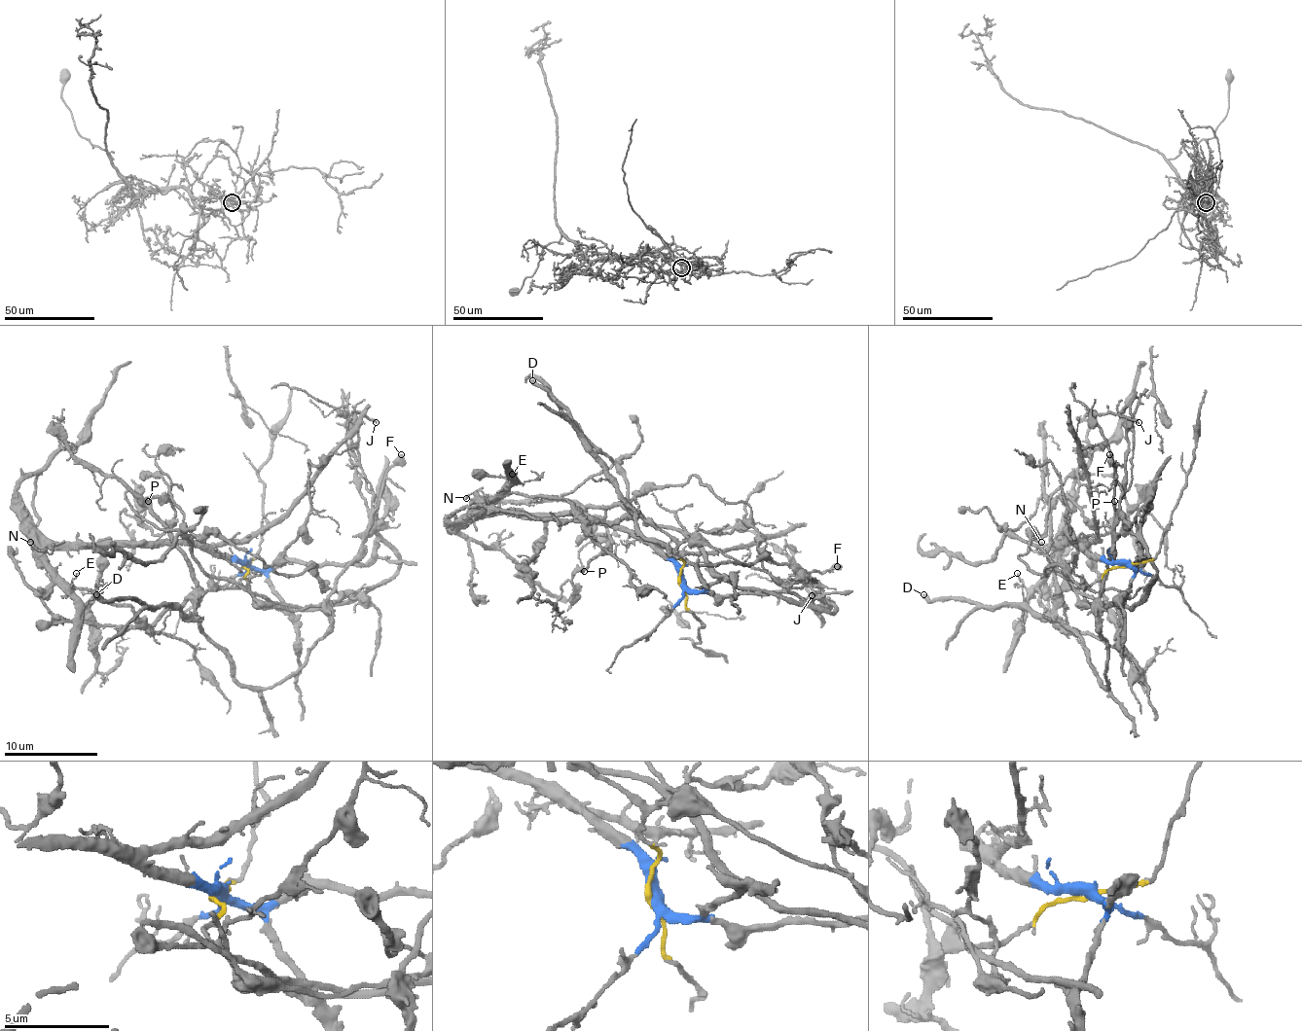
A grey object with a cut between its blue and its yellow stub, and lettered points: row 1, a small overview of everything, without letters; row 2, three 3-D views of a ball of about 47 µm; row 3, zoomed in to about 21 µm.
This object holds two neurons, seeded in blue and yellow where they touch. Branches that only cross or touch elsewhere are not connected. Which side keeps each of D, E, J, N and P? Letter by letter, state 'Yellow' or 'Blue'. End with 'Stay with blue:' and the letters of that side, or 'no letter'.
D: Yellow
E: Blue
J: Yellow
N: Blue
P: Yellow
Stay with blue: E, N

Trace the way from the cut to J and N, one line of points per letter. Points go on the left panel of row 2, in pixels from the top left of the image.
J: (243, 567), (241, 584), (286, 609), (338, 597), (326, 590), (359, 552), (373, 494), (354, 413), (376, 423)
N: (243, 567), (213, 548), (190, 543), (55, 543), (46, 552), (29, 541)

